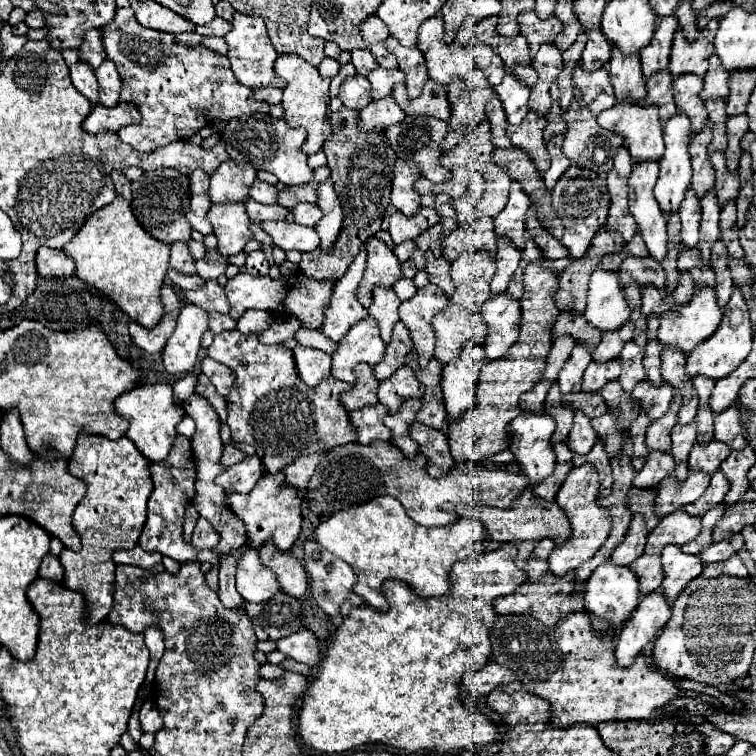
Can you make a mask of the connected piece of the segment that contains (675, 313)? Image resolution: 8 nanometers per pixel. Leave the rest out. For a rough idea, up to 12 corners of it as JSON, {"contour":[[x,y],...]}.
{"contour":[[715,288],[659,320],[659,344],[685,356],[721,322]]}

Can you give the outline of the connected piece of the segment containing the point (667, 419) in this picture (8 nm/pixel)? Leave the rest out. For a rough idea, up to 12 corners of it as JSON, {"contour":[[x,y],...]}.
{"contour":[[679,390],[663,418],[647,428],[647,450],[669,452],[669,432],[677,422]]}

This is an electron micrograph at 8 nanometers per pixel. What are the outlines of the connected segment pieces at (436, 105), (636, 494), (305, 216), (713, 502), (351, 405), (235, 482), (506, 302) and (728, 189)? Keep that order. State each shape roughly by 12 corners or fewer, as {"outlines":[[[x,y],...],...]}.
{"outlines":[[[427,80],[411,100],[403,84],[393,86],[397,106],[405,114],[447,120],[447,90]],[[629,490],[627,506],[633,516],[645,516],[645,530],[659,524],[655,490]],[[299,204],[291,212],[295,222],[315,226],[321,210],[315,204]],[[723,472],[713,474],[697,502],[683,510],[703,516],[709,508],[723,502],[729,482]],[[355,366],[357,382],[339,396],[347,410],[377,404],[371,366]],[[259,456],[225,468],[215,484],[227,494],[251,492],[265,474]],[[507,292],[481,310],[485,358],[503,358],[517,342],[521,310]],[[711,152],[719,206],[737,200],[739,174],[729,172],[723,152]]]}

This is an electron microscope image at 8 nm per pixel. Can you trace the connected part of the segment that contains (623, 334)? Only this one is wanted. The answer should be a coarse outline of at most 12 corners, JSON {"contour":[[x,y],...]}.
{"contour":[[633,322],[607,332],[591,350],[593,362],[609,362],[619,356],[633,338]]}

